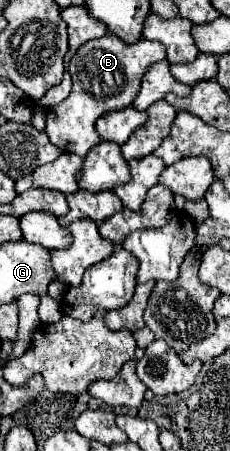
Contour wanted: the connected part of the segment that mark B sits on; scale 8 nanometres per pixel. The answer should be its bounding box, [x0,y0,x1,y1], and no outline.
[45,33,165,157]

